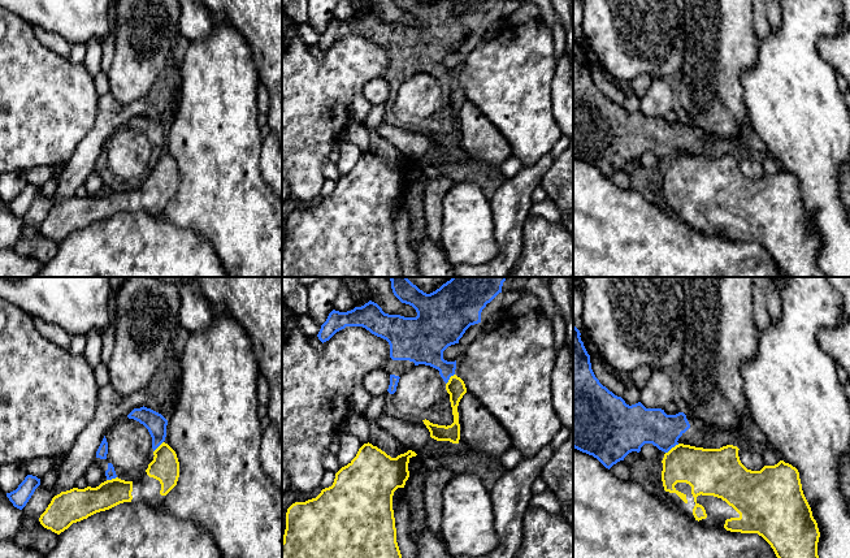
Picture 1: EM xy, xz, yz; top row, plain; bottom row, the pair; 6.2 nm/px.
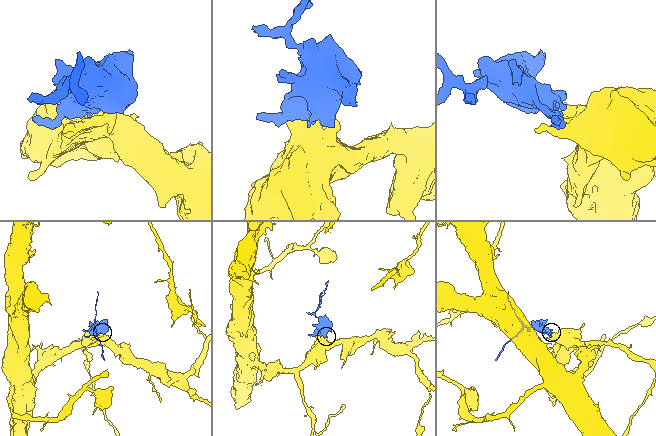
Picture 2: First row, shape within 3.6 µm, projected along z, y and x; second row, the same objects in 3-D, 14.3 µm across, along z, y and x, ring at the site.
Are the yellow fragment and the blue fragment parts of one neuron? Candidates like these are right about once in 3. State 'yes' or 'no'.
no

